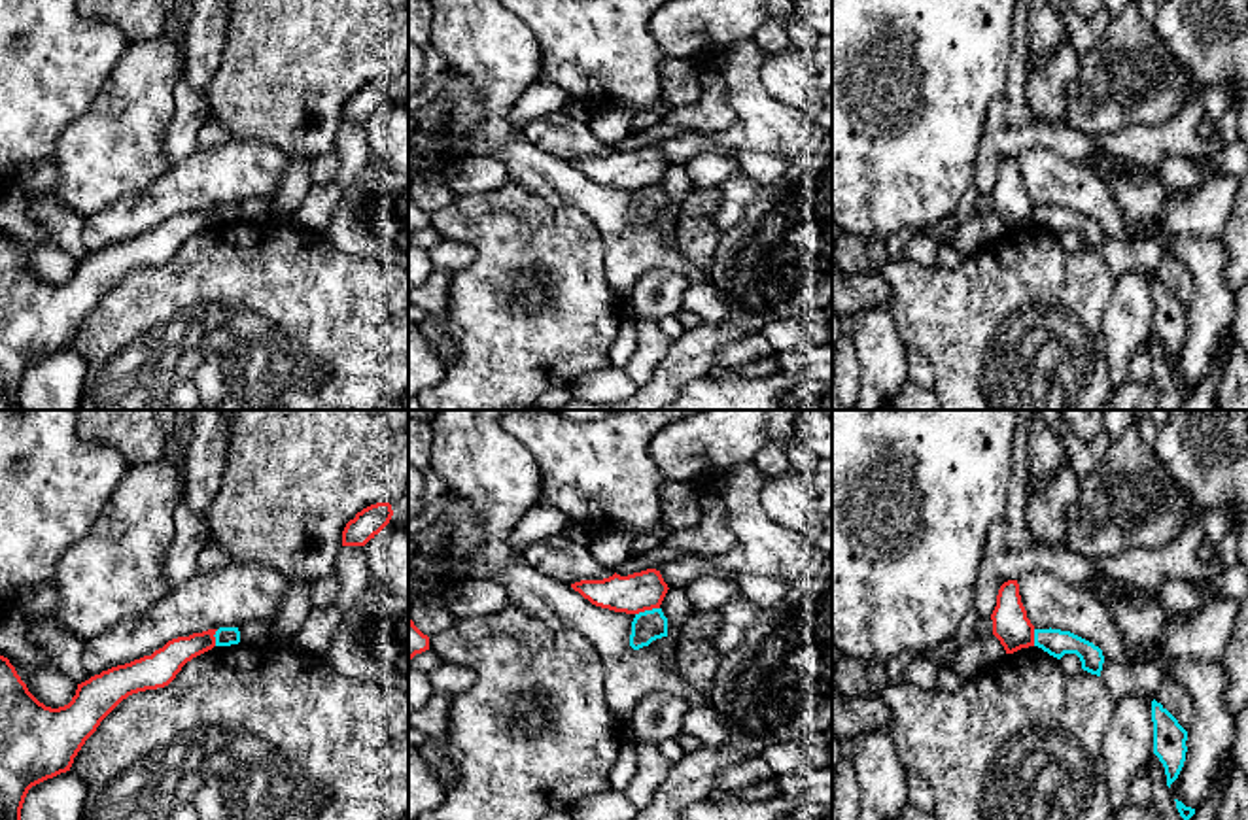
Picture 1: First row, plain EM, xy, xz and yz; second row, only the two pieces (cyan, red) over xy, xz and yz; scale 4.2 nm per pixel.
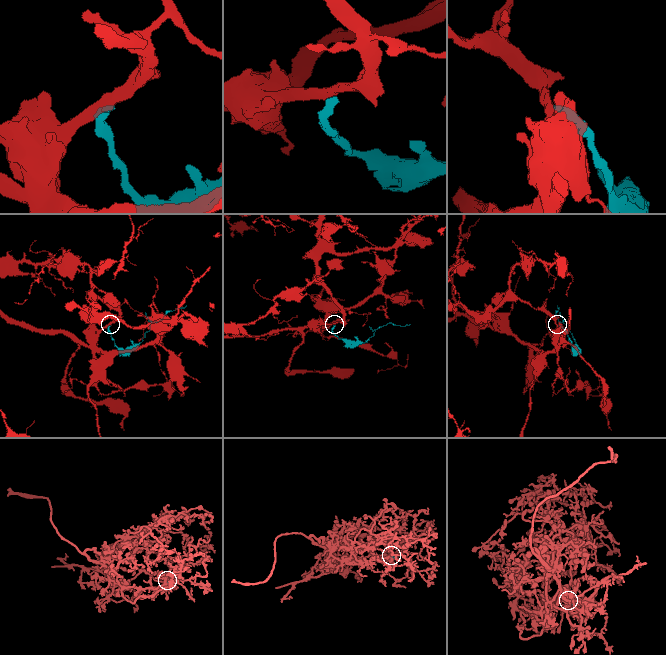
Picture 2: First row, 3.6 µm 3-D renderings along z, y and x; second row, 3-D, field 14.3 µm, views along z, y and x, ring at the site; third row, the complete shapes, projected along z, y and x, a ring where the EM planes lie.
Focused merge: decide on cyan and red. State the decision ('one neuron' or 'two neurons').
two neurons

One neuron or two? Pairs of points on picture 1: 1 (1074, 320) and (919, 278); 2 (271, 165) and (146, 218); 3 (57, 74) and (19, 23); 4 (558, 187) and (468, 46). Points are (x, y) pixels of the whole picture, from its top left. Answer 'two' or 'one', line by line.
1: one
2: one
3: one
4: one

